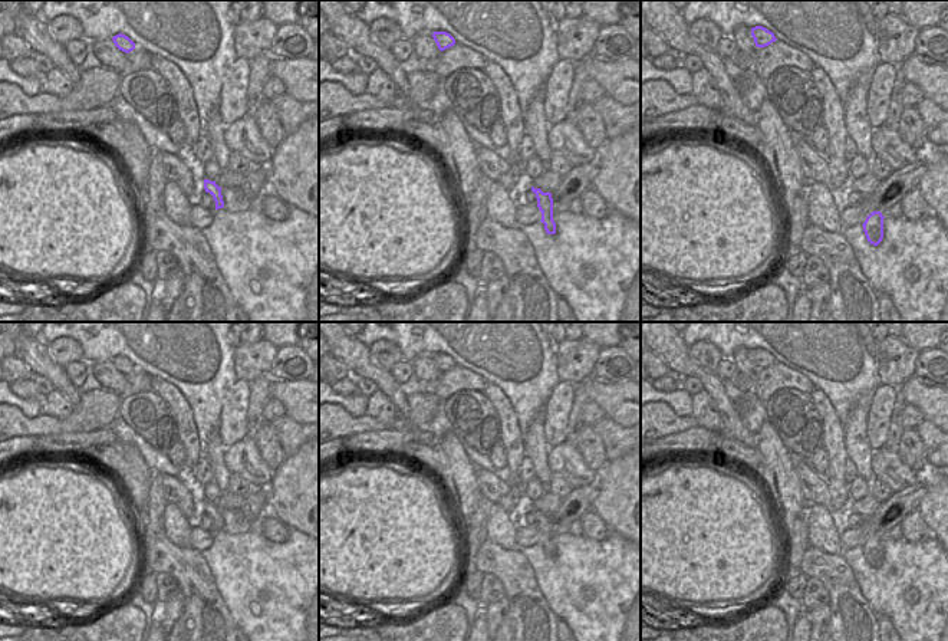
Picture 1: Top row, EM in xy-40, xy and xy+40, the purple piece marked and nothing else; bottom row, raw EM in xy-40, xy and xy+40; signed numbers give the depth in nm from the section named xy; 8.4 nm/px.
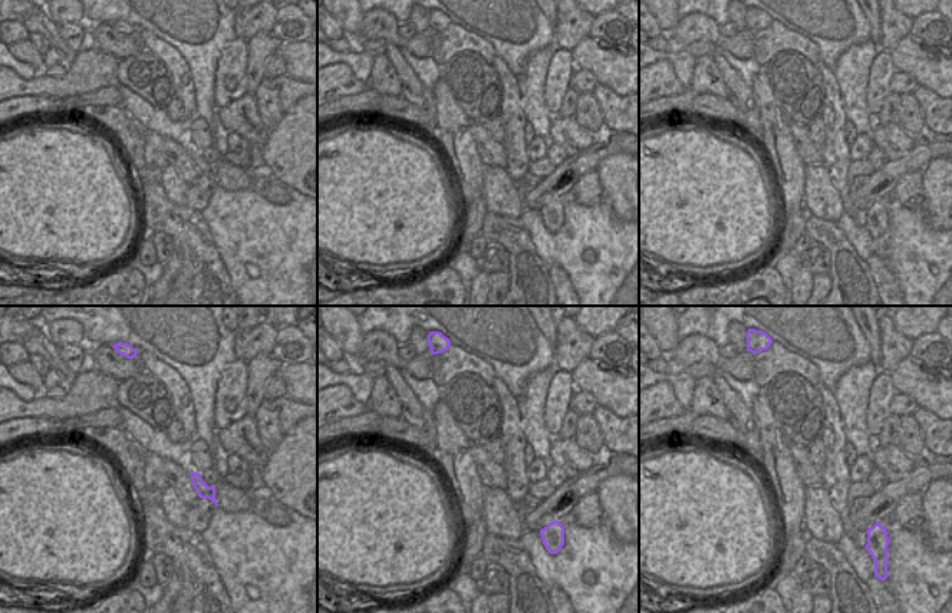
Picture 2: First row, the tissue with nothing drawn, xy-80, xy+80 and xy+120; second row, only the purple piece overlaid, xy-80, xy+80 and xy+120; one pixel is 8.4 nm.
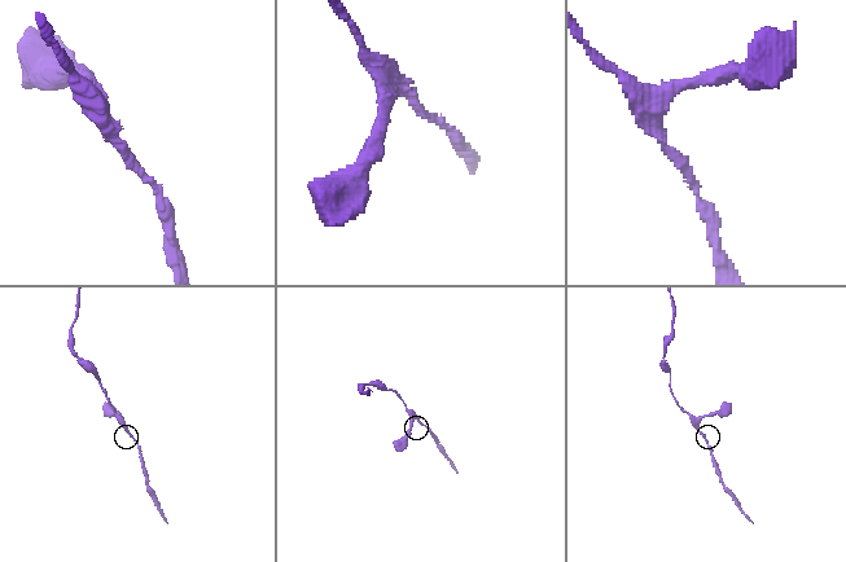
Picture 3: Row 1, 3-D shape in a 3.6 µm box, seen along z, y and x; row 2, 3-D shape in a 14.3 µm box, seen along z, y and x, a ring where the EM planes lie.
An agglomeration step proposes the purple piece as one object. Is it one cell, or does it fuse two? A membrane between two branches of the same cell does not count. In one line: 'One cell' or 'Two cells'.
One cell

